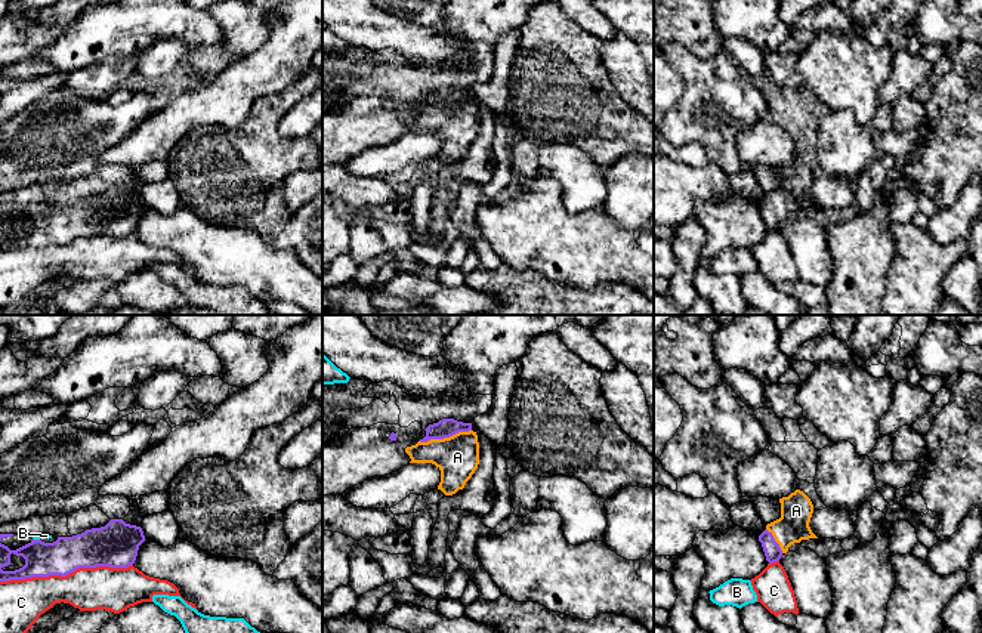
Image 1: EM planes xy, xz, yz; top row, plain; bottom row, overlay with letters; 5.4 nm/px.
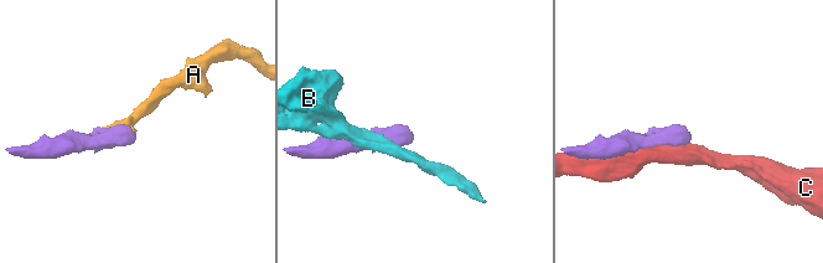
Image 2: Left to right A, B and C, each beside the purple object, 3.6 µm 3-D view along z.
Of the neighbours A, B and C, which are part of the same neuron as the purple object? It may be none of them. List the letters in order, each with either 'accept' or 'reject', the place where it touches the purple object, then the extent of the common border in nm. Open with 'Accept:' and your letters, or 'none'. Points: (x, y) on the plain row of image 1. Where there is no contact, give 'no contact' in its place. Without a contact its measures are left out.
Accept: A
A: accept; meets purple in xz at (444, 105); contact 300 nm long
B: reject; meets purple in xy at (36, 209); contact 40 nm long
C: reject; meets purple in xy at (65, 243); contact 750 nm long

